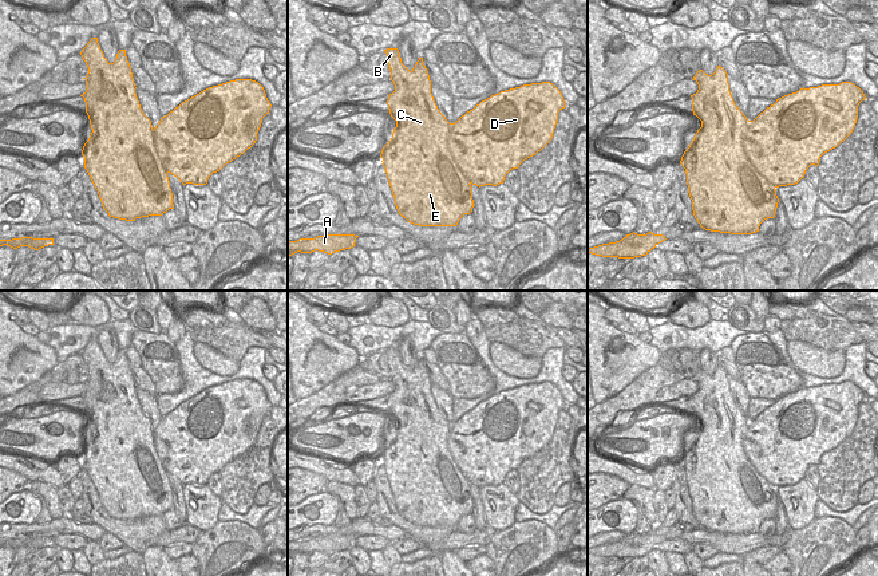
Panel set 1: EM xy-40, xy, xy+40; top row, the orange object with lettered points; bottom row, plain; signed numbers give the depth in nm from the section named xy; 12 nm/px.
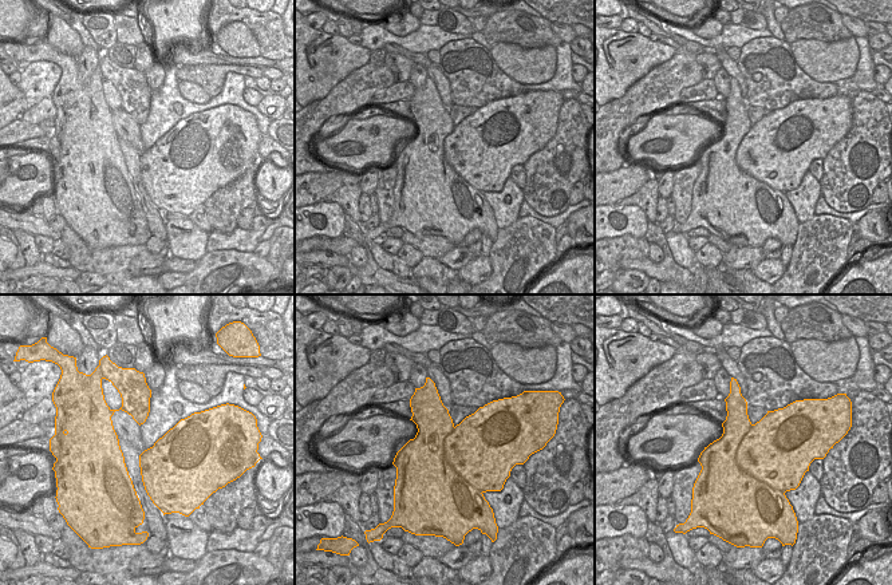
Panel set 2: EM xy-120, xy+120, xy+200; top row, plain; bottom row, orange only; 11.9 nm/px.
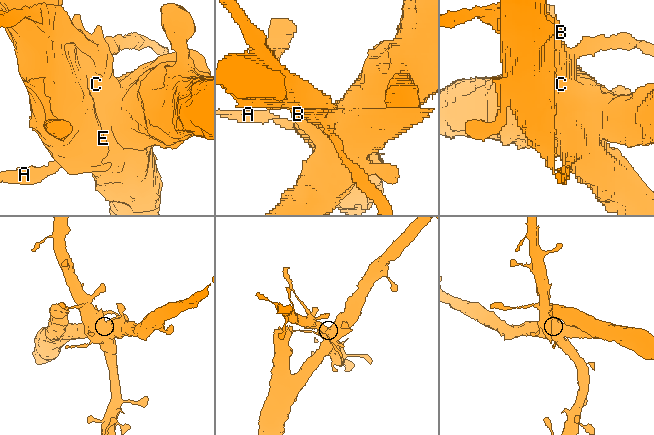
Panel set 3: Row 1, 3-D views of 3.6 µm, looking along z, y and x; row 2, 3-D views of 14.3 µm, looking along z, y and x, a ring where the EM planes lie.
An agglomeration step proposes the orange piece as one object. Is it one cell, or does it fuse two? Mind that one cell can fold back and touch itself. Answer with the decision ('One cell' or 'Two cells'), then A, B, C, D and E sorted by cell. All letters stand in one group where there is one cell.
Two cells. Groups: A B C E / D.

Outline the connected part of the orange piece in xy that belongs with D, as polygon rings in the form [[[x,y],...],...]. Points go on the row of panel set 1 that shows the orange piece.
[[[550,82],[523,84],[482,100],[451,125],[448,149],[467,184],[503,184],[506,174],[541,151],[553,138],[558,113],[566,107],[561,91]]]

